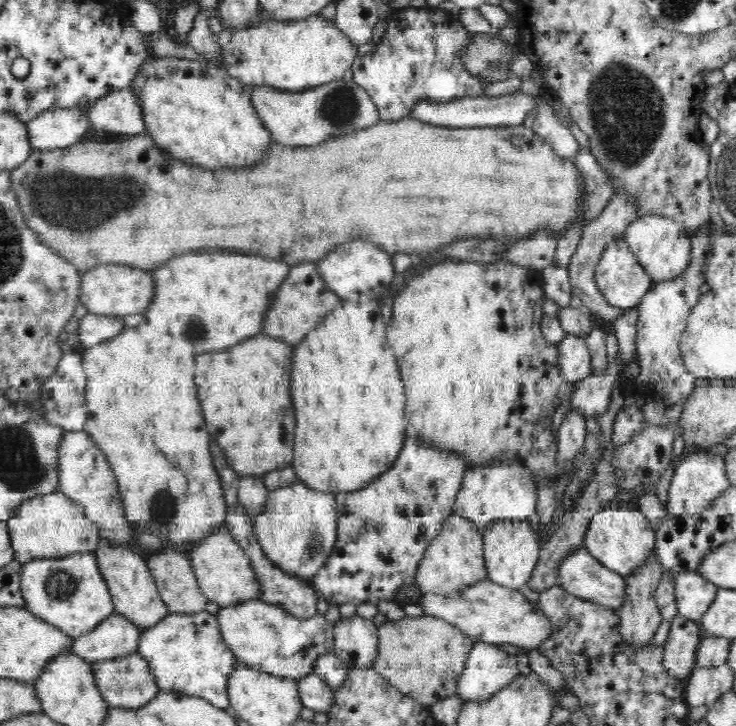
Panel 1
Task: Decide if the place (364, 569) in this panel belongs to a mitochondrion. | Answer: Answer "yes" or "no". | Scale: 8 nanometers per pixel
no

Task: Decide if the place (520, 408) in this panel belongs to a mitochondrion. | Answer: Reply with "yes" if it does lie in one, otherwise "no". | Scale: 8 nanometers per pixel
no

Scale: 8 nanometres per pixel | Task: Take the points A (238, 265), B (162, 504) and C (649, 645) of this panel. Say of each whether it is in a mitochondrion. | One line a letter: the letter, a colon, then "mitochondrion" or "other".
A: other
B: mitochondrion
C: other

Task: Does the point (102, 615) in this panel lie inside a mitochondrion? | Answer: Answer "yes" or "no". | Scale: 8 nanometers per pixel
no

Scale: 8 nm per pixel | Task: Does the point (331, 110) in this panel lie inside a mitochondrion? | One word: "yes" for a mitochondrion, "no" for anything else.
yes

